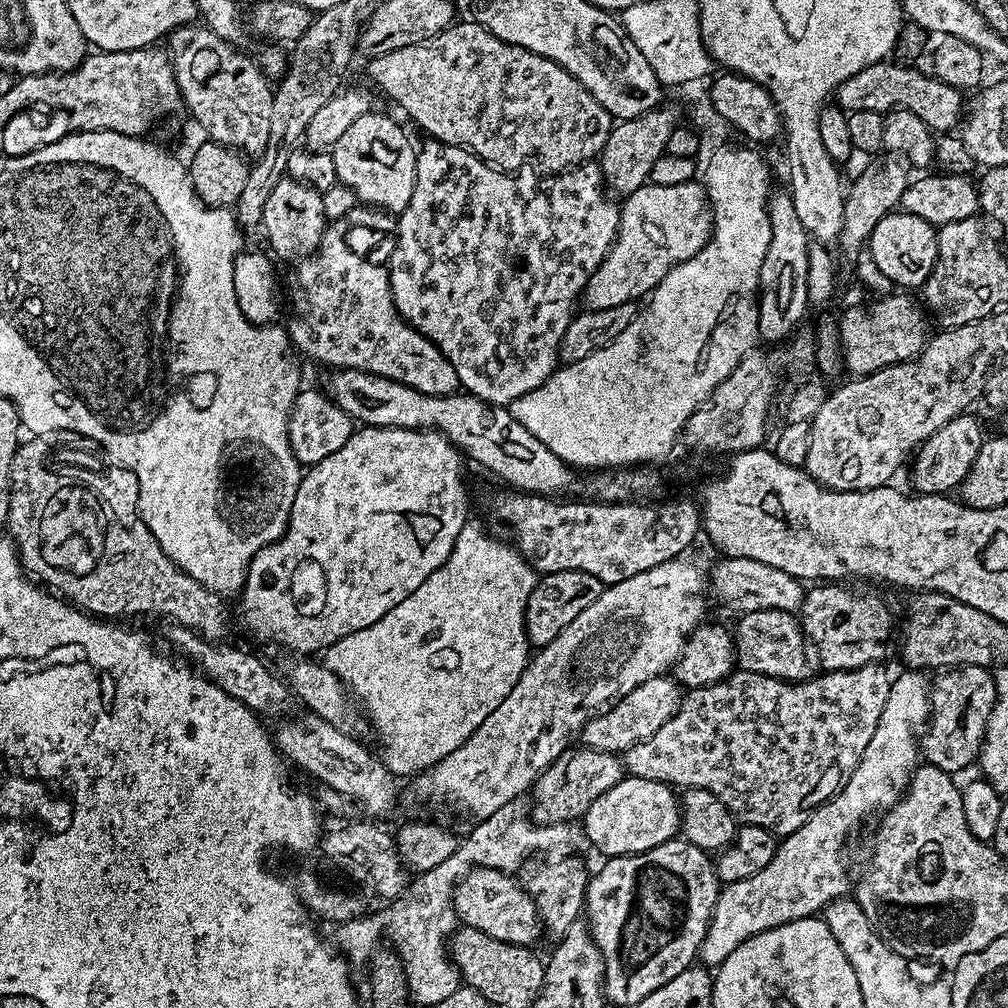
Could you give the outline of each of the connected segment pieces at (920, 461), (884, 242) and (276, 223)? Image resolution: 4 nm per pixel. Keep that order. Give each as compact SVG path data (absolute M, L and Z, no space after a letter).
M972 414L950 418L946 426L934 430L934 434L930 434L930 438L926 438L915 449L911 457L912 484L916 487L913 489L925 496L948 494L959 489L985 439L986 432L980 429L979 422L972 417Z
M893 210L874 226L868 236L866 252L893 285L901 284L899 287L904 290L919 289L936 265L936 234L937 229L930 222L903 210Z
M291 178L282 179L266 201L262 231L268 235L268 244L284 260L299 262L316 250L316 247L322 242L324 230L326 227L326 217L324 214L324 197L316 188L308 184L303 184Z

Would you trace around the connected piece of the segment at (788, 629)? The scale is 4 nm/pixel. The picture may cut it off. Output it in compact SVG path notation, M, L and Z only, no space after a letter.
M760 609L745 612L734 627L734 660L743 671L766 674L779 680L807 680L810 648L800 621L786 609Z

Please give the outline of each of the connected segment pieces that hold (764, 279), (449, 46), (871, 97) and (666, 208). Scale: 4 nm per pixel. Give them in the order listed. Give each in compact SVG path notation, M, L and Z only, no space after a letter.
M773 191L768 198L768 217L770 218L770 246L766 250L766 258L760 271L760 305L759 339L784 342L801 327L800 319L804 311L810 308L808 287L806 286L806 258L810 237L808 231L798 222L798 214L794 211L792 193Z
M460 23L421 44L371 57L367 61L369 76L431 139L465 148L501 172L515 173L527 160L533 160L535 171L555 174L599 157L614 127L614 117L578 78L550 58L507 44L482 24Z
M881 62L879 64L871 64L862 70L858 70L856 74L850 78L846 78L834 92L834 100L839 107L843 108L845 112L857 112L858 110L874 110L881 114L886 114L891 110L898 108L906 108L910 114L917 116L924 124L925 128L931 130L936 134L948 134L953 131L952 128L961 123L962 113L966 108L966 100L962 97L961 89L954 86L943 84L937 80L935 76L929 74L927 71L919 72L919 67L909 66L899 62Z
M691 180L681 182L678 186L658 186L654 183L643 184L628 196L623 197L620 204L620 225L616 231L616 241L610 246L606 258L594 270L590 282L584 288L583 303L588 308L606 310L610 306L622 306L639 301L639 296L647 297L666 278L666 274L674 266L686 262L686 258L694 258L698 250L712 236L712 206L708 202L708 194L703 183Z

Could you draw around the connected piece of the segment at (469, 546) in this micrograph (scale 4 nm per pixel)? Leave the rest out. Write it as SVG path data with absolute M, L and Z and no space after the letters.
M469 522L464 525L462 534L458 534L454 550L450 550L450 558L446 558L446 562L438 566L438 570L434 570L434 574L430 574L430 578L426 578L426 582L422 582L422 586L418 586L414 594L402 598L402 602L398 602L394 610L382 614L382 618L378 618L374 626L366 626L366 630L354 630L354 634L346 634L346 638L334 642L334 646L330 646L323 653L323 664L344 683L345 688L357 701L364 700L362 711L371 731L373 733L376 731L376 736L380 739L380 748L378 747L380 761L392 771L393 776L415 777L435 766L442 758L446 758L446 754L458 750L458 746L462 746L462 742L466 742L466 738L470 738L470 734L474 734L474 730L478 730L478 726L482 726L482 722L486 722L486 718L490 718L490 714L494 714L494 710L502 706L502 698L506 698L506 694L514 690L518 678L522 678L522 670L530 659L530 645L524 629L524 611L527 608L527 599L530 598L537 581L536 569L528 565L527 559L511 543L503 544L502 541L487 536L475 522Z

